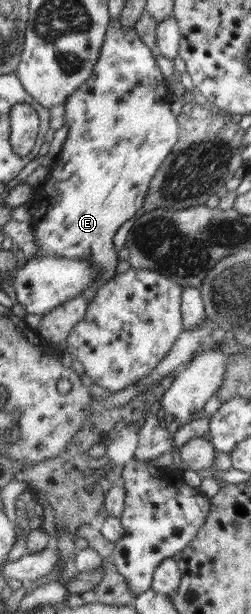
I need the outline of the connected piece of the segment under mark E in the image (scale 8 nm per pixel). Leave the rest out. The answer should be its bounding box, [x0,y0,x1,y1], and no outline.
[31,18,180,302]

